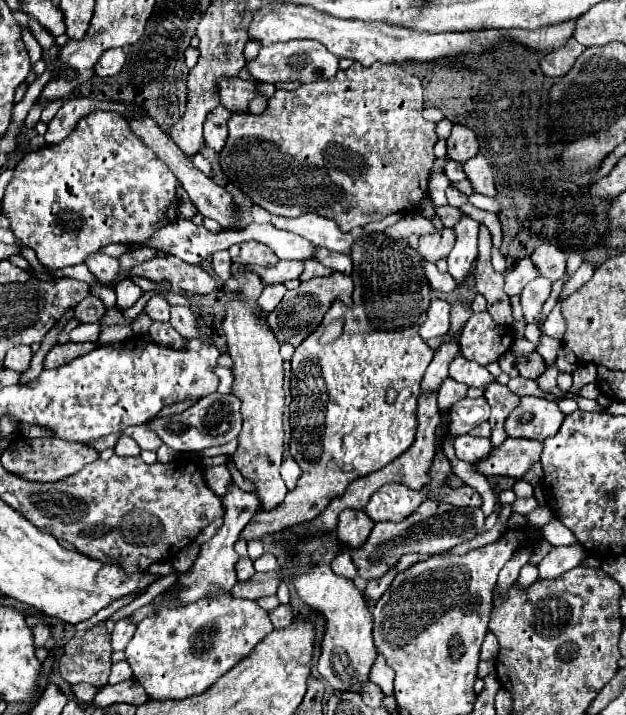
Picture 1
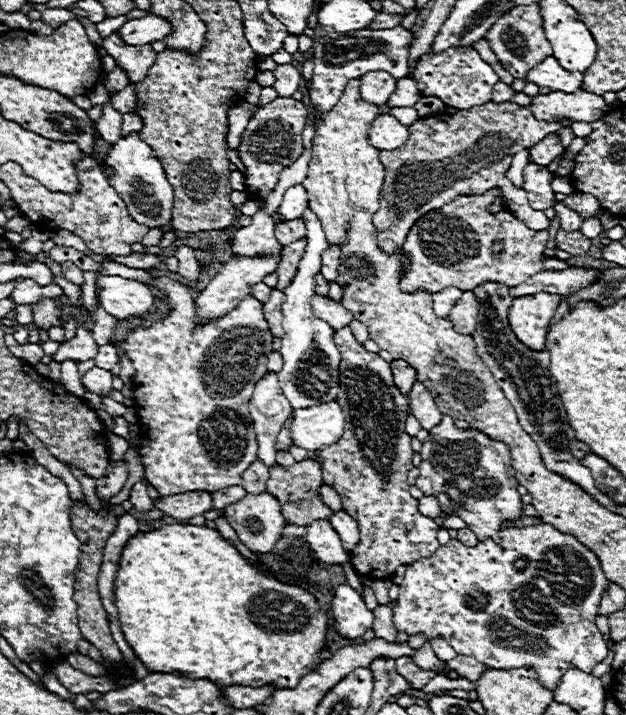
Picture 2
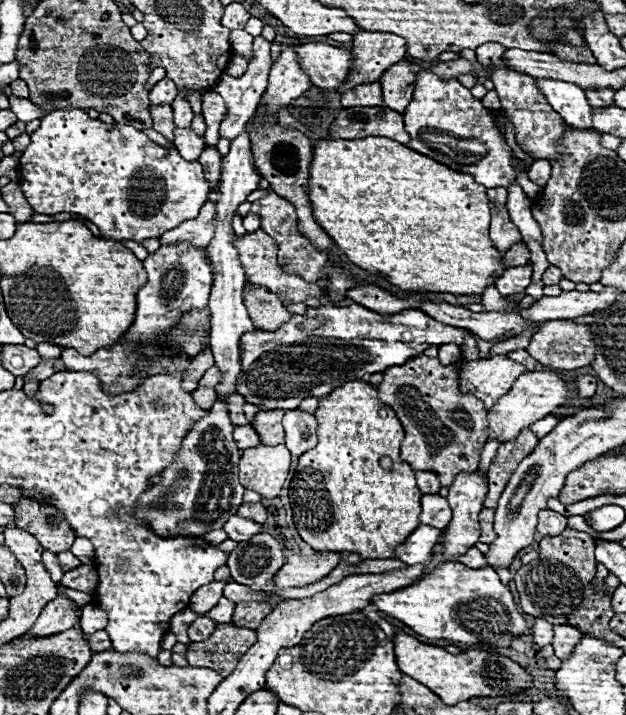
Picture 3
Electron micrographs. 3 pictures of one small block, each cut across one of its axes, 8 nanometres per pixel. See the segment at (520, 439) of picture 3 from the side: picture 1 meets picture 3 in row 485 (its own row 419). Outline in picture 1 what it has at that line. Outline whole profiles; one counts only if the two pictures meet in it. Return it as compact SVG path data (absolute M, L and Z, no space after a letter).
M492 382L486 390L484 390L484 398L488 400L488 404L492 406L492 414L490 414L490 426L492 426L492 446L500 446L508 434L504 428L504 422L510 414L510 410L514 410L520 402L520 398L516 394L512 394L508 390L508 386L502 386L498 382Z

